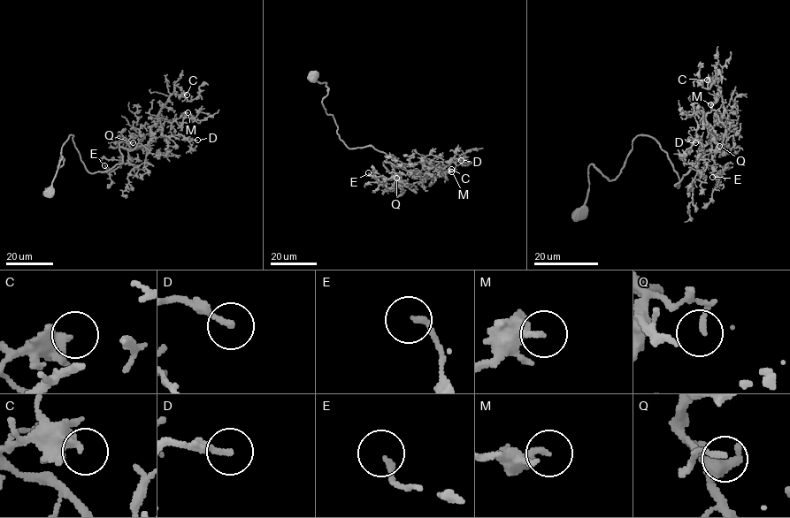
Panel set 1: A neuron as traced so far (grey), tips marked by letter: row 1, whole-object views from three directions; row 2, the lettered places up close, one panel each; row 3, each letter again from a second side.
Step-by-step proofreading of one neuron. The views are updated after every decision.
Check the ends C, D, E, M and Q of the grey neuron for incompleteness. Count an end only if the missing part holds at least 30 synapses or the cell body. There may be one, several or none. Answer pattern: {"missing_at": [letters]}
{"missing_at": []}

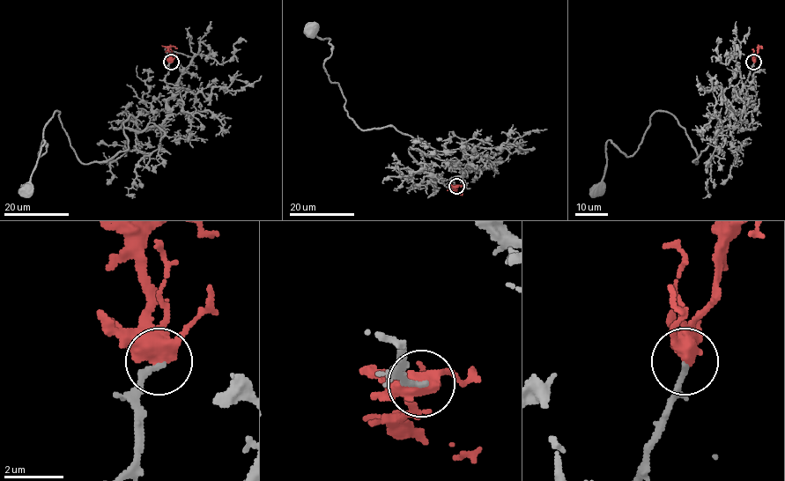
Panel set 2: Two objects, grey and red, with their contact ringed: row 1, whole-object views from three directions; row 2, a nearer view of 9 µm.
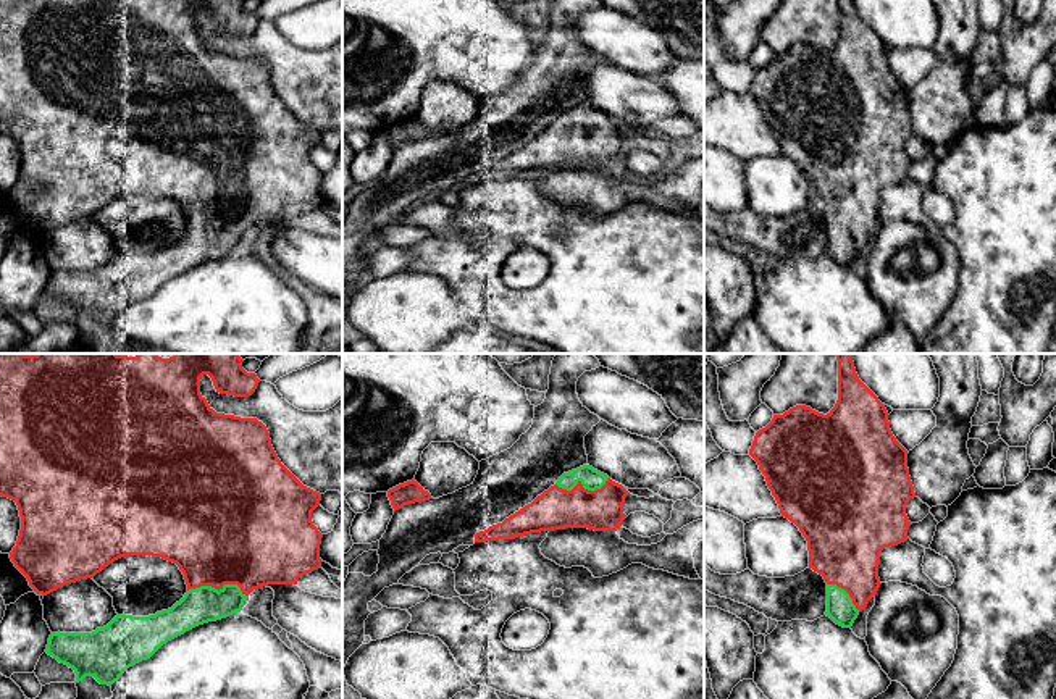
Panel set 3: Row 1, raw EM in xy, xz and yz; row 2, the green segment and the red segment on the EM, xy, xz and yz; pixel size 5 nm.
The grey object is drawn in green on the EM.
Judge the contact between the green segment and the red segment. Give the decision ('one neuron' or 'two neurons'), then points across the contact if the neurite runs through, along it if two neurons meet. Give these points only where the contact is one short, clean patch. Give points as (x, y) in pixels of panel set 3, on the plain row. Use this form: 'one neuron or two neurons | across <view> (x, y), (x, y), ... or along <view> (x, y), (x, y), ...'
one neuron | across xy (204, 242), (217, 228), (215, 178)

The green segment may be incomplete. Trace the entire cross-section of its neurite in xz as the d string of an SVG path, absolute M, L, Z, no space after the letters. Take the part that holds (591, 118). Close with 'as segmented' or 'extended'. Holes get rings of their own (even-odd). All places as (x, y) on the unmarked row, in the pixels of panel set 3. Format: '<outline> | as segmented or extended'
M583 103L564 111L554 124L502 161L476 171L475 181L565 166L617 170L626 157L623 142L628 132L607 113Z | extended

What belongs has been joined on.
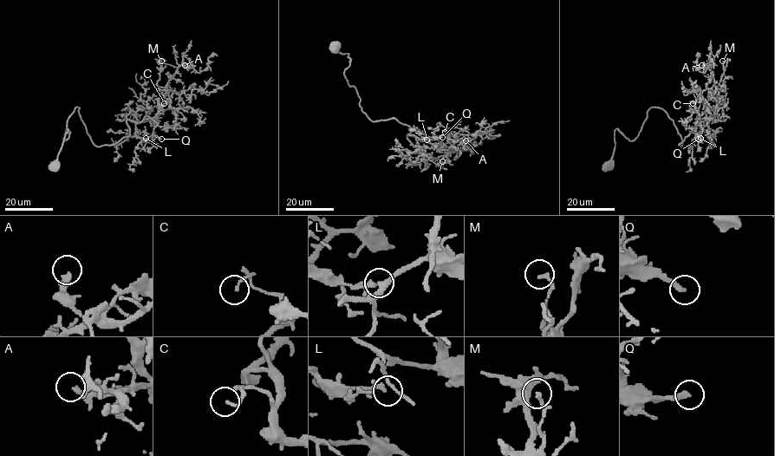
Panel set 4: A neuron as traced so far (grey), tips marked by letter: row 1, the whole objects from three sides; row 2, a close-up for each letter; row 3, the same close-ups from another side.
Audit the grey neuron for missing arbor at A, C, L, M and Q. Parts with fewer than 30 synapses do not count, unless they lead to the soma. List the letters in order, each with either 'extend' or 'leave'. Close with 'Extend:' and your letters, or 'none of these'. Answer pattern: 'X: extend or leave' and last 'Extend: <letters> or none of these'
A: leave
C: leave
L: leave
M: leave
Q: extend
Extend: Q

